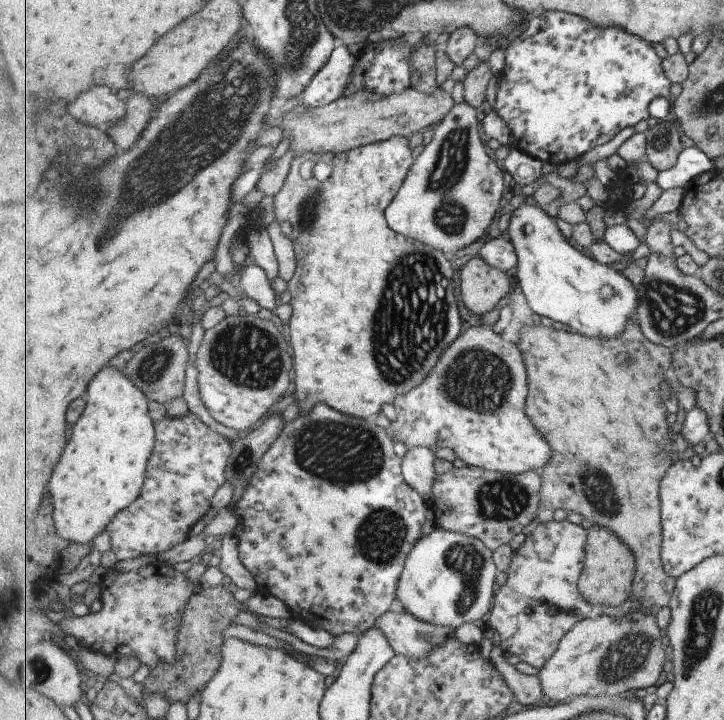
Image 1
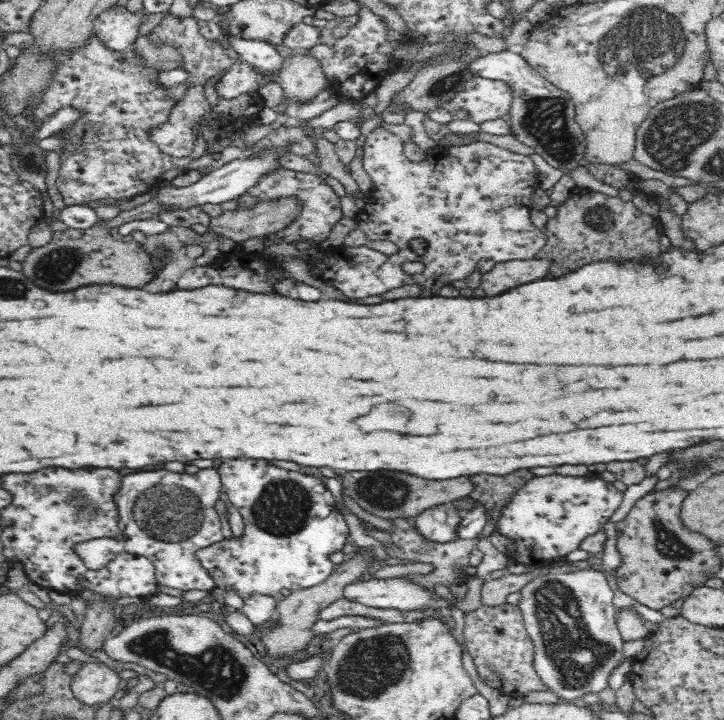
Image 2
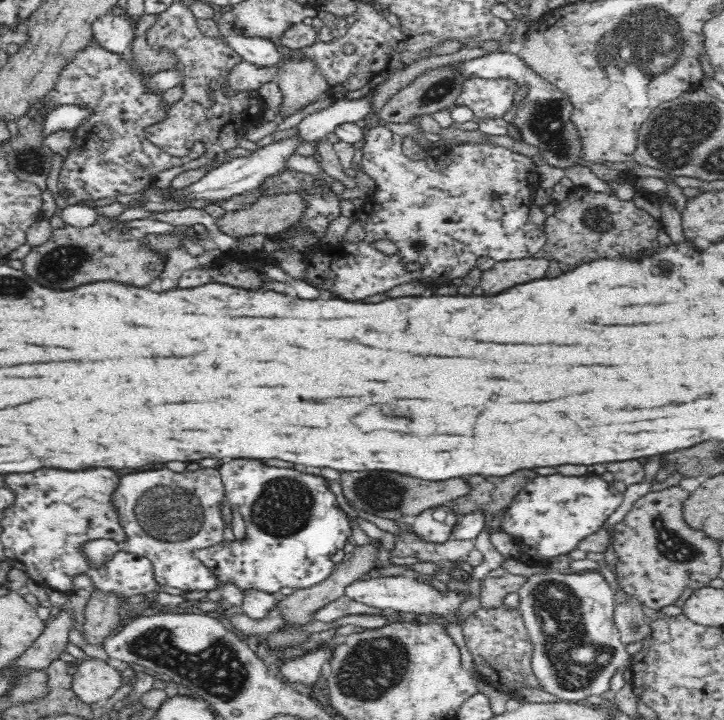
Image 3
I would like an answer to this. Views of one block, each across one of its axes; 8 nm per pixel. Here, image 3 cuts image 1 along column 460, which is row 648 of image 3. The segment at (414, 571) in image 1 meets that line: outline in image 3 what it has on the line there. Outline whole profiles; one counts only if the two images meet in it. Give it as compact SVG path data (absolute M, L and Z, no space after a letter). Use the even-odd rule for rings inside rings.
M552 570L530 575L517 592L520 595L519 610L533 642L531 668L538 679L538 688L564 702L581 703L590 696L604 696L610 690L610 680L618 674L618 670L631 664L631 656L619 639L613 621L613 590L606 578L598 572L560 574Z

